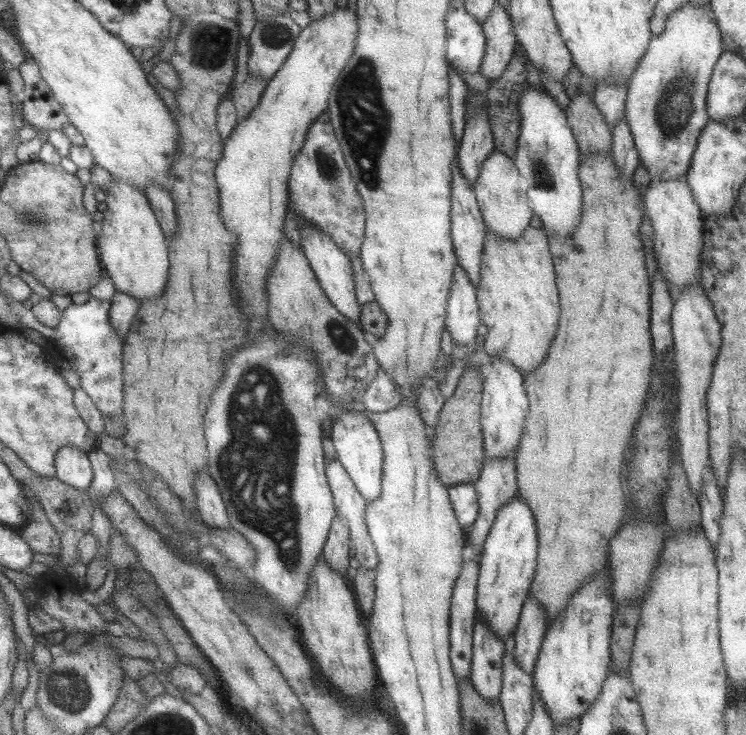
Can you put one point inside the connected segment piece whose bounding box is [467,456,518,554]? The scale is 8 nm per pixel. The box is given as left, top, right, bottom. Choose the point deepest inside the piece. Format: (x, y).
(497, 484)

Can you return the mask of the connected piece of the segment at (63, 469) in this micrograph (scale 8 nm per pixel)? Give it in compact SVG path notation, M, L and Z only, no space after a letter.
M66 446L57 456L57 477L80 489L89 489L95 479L90 452L77 446Z

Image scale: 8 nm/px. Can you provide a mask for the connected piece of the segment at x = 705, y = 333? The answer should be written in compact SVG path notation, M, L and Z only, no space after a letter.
M701 278L699 282L687 286L675 304L671 315L672 336L674 340L674 364L678 378L677 419L675 422L678 436L679 455L686 473L692 494L699 499L704 484L704 473L709 466L709 414L707 409L707 390L712 382L712 372L716 357L721 350L722 329L715 316L712 303L706 297Z

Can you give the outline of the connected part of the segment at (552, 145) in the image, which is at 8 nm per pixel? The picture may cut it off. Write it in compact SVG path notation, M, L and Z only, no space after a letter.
M529 85L518 102L521 129L514 164L530 186L526 194L533 212L543 222L547 236L567 236L575 231L583 211L583 190L579 179L581 152L578 143L568 124L567 113L562 112L556 99L552 99L546 90L536 90Z

